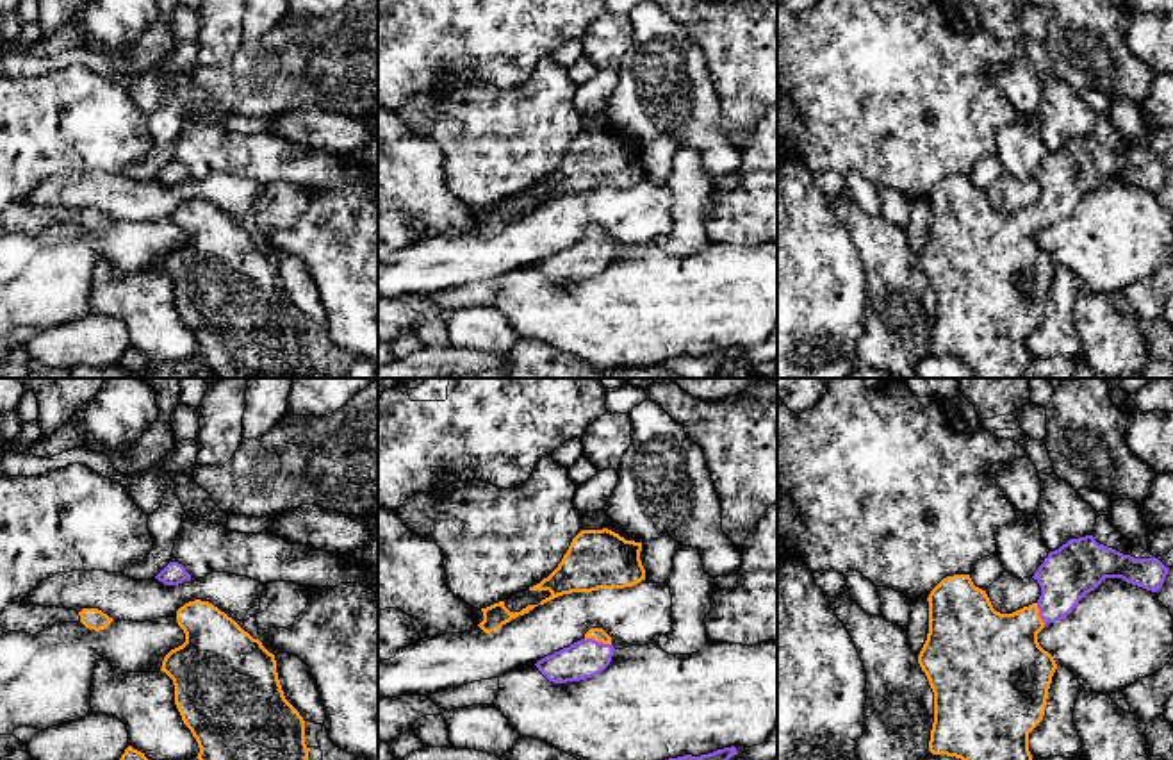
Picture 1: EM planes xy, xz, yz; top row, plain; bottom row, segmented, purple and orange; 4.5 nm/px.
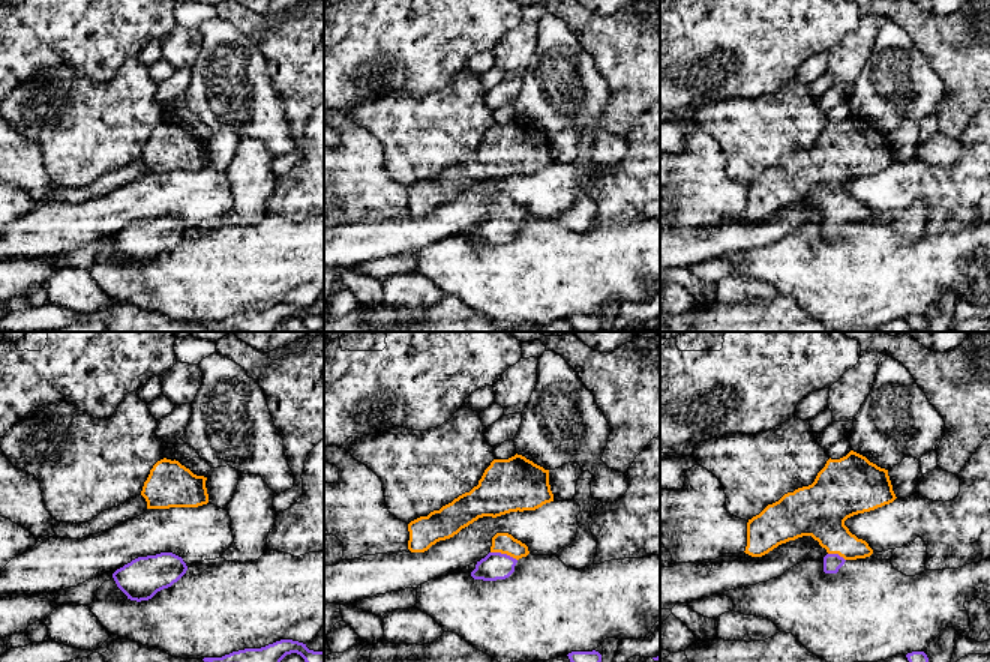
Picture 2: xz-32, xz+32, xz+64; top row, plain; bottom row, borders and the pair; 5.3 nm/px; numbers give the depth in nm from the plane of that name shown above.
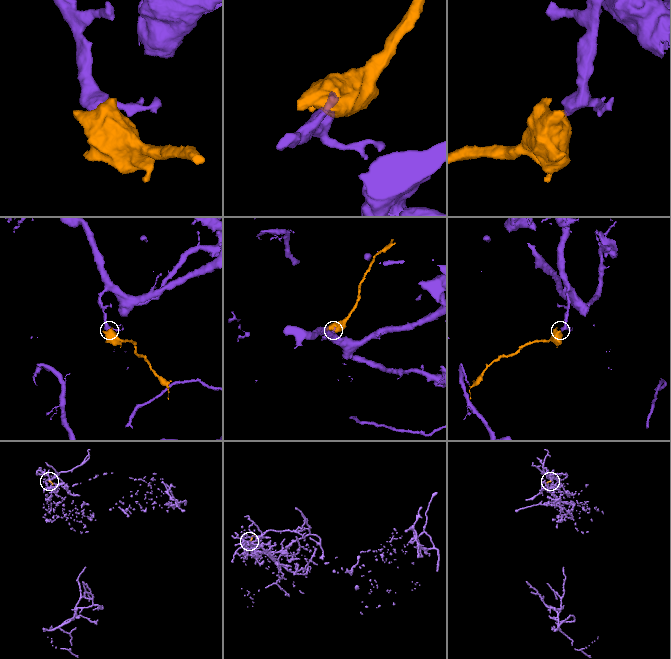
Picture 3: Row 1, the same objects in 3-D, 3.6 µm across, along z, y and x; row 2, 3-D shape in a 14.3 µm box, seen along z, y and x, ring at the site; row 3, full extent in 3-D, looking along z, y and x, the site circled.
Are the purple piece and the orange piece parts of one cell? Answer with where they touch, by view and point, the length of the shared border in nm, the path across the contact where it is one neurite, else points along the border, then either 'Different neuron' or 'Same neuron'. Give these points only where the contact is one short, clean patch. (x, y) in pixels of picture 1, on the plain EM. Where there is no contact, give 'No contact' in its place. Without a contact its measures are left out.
Touches purple at xz (596, 241). Shared border 120 nm. Path across: xz (587, 257), (596, 241), (598, 234). Same neuron

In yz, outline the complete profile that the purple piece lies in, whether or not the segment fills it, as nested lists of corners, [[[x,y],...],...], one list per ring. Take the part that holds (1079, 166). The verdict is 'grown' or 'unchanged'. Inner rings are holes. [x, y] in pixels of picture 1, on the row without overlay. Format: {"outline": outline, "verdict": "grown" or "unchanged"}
{"outline": [[[1093,136],[1070,139],[1050,152],[1034,173],[1041,187],[1036,203],[1013,214],[993,209],[986,191],[970,175],[943,178],[929,194],[929,234],[918,264],[934,293],[934,323],[929,351],[966,362],[975,378],[1021,378],[1032,362],[1029,334],[1041,323],[1052,277],[1054,257],[1038,243],[1038,234],[1064,219],[1079,202],[1105,178],[1157,193],[1168,175],[1159,159],[1134,159],[1098,145]]], "verdict": "grown"}

